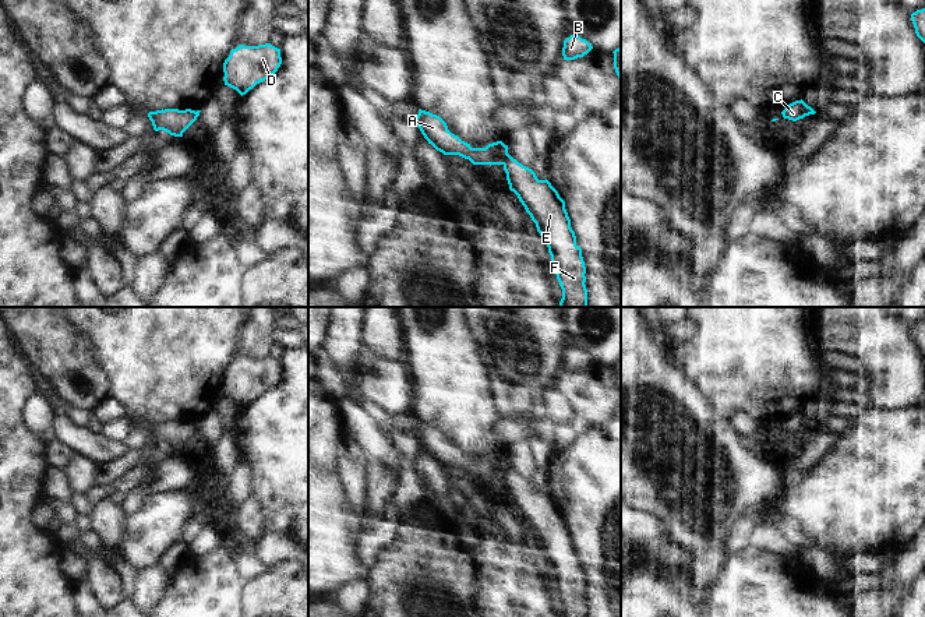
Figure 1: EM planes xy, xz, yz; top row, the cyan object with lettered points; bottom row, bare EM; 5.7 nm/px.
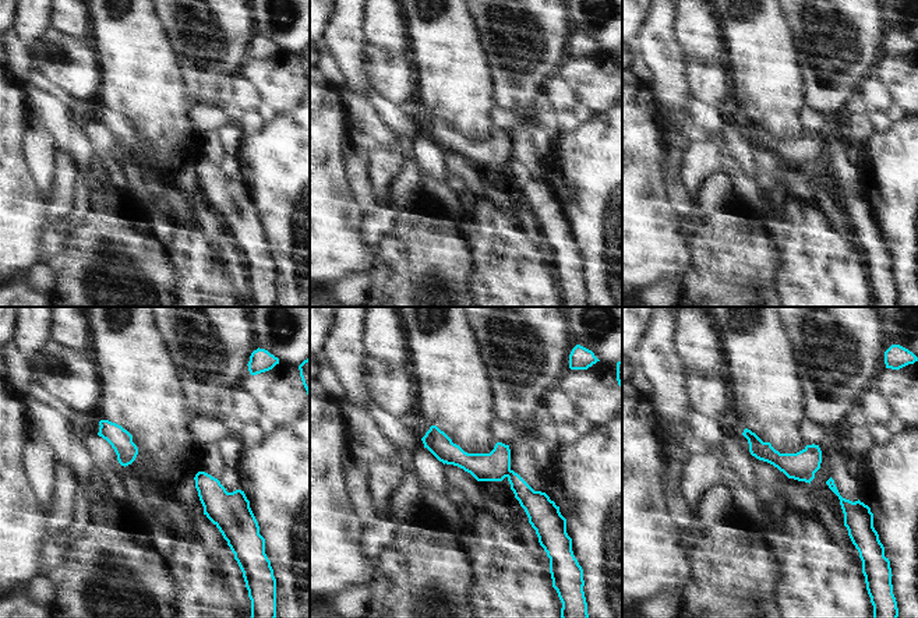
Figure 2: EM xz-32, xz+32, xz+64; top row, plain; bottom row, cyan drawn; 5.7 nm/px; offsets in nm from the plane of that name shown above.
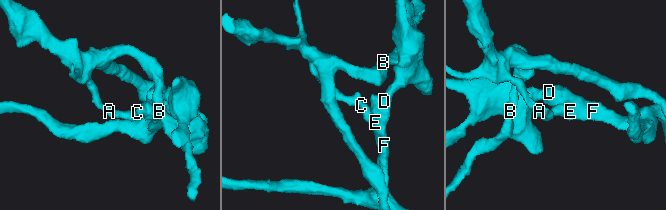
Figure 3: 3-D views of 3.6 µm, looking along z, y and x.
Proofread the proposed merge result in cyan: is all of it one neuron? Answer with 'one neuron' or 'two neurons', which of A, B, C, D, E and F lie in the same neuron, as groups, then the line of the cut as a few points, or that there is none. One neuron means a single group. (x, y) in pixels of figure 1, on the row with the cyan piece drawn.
two neurons; A B / C D E F; cut in xz along (509, 155), (502, 164)

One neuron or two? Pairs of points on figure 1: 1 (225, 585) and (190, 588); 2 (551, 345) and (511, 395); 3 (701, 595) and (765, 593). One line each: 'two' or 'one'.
1: one
2: one
3: one

